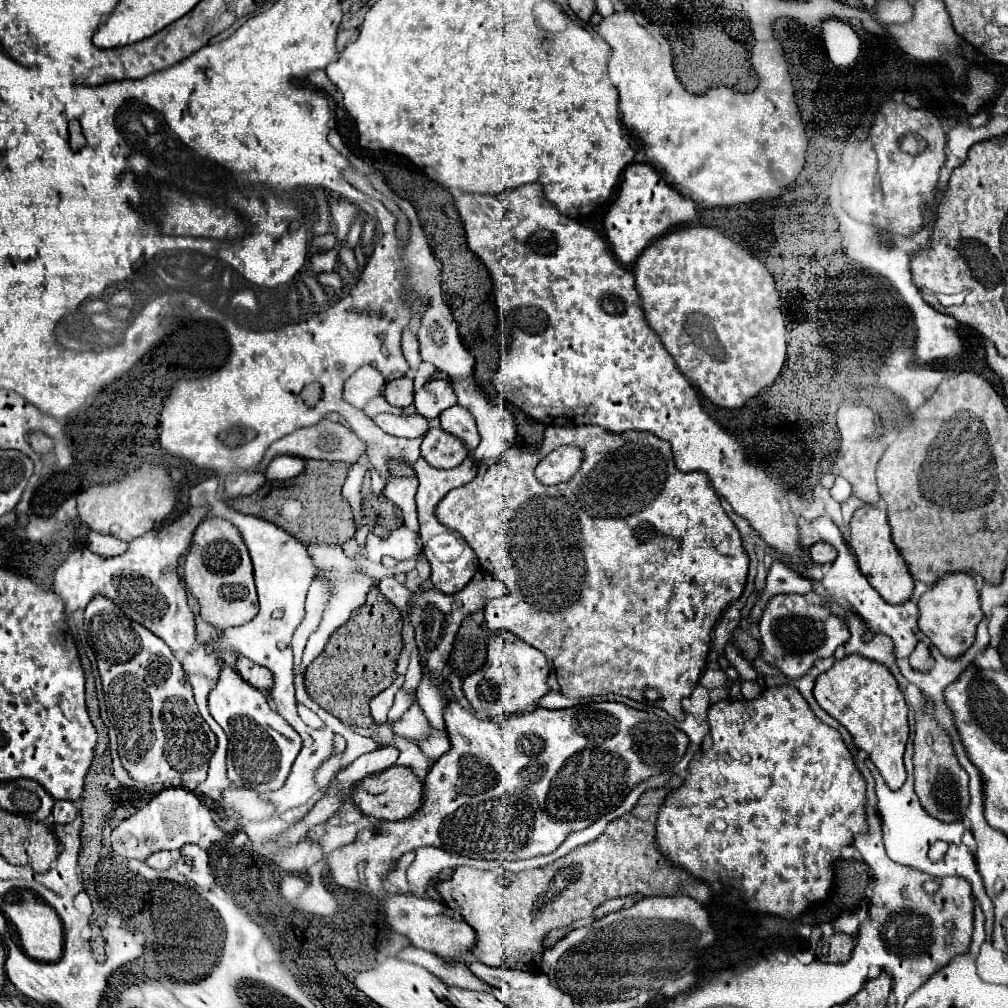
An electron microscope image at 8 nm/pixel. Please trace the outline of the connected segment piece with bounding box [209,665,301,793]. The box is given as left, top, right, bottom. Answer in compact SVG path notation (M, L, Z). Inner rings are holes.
M223 665L219 683L209 693L209 711L229 737L227 773L233 785L255 789L259 793L281 789L301 751L301 737L289 723L285 723L285 719L281 719L281 715L277 715L277 711L269 707L267 697L245 683L235 669Z

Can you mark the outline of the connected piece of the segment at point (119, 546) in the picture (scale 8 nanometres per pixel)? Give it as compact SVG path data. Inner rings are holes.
M91 531L87 537L87 547L101 557L115 557L127 549L127 543L121 539L115 539L113 535L101 535L97 531Z

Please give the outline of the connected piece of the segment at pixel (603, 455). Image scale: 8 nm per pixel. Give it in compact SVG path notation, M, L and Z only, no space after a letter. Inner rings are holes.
M581 425L581 427L547 427L543 433L543 443L539 447L539 453L525 453L517 447L507 447L505 453L499 459L489 459L481 461L477 467L477 475L471 483L461 485L451 489L445 499L441 499L435 507L437 519L449 527L455 529L463 535L463 539L469 543L469 547L477 553L481 561L481 569L491 573L495 579L499 579L507 589L509 595L491 599L485 605L485 621L493 631L511 631L525 643L533 645L535 649L543 651L547 659L553 663L553 669L557 673L557 681L561 685L561 693L565 697L591 697L591 695L625 695L629 699L635 699L639 703L645 703L645 689L655 689L659 693L657 699L653 699L653 705L665 709L671 717L677 721L685 719L685 713L681 709L681 699L689 697L693 687L697 685L701 677L701 669L705 667L705 657L709 653L709 639L711 639L711 629L715 627L715 621L719 619L723 607L727 607L731 601L737 601L743 593L745 579L747 579L747 567L749 567L749 557L741 547L741 537L735 527L735 523L729 519L725 513L719 495L711 487L709 479L701 471L691 471L683 473L673 465L671 457L671 447L667 441L661 441L653 433L609 433L597 425ZM559 445L579 445L585 449L585 461L579 473L575 473L567 483L555 485L555 487L545 487L541 485L533 469L535 465L553 449ZM557 533L557 537L549 537Z

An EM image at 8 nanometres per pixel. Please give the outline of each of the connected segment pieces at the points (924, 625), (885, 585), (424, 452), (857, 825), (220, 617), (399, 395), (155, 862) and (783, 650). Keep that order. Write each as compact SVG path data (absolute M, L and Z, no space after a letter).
M971 573L943 575L931 589L927 589L921 595L917 607L919 607L919 629L947 657L959 657L969 649L975 637L975 629L983 619L983 611L979 607L977 583Z
M863 505L855 511L849 527L851 527L849 545L853 547L859 569L867 577L867 581L889 603L901 603L901 599L909 599L913 591L913 577L909 575L905 561L901 559L897 547L891 541L891 527L887 523L887 511L873 507L873 505Z
M429 429L421 443L421 457L435 469L455 469L469 457L469 451L455 435L443 429Z
M783 685L783 687L765 689L761 693L761 697L757 697L755 701L733 701L733 699L719 701L717 705L711 705L707 721L711 725L713 745L711 745L709 751L699 753L690 762L687 783L681 789L669 793L669 797L665 799L661 811L657 815L657 845L659 845L661 853L667 859L671 859L675 865L687 869L697 879L703 879L705 883L709 883L717 899L721 899L725 903L733 903L733 905L741 903L747 909L757 911L757 913L761 911L761 913L781 915L781 917L787 917L787 919L797 917L811 903L823 901L827 897L827 893L833 885L831 863L839 857L841 847L845 847L853 841L853 835L867 831L867 823L865 823L865 781L863 781L861 773L857 771L851 753L843 745L841 735L835 729L821 723L813 715L813 711L805 703L803 695L795 687Z
M207 517L197 527L181 569L187 589L199 599L201 617L219 631L249 623L259 613L253 563L239 529L231 521Z
M399 377L385 385L385 399L395 407L409 407L413 403L413 379Z
M159 851L159 853L153 853L147 859L147 863L153 865L155 869L167 869L167 867L171 867L171 863L175 863L175 857L169 851Z
M775 595L763 609L759 621L761 659L789 679L799 679L817 659L833 657L835 649L849 639L847 623L835 617L829 607L811 603L805 595Z

